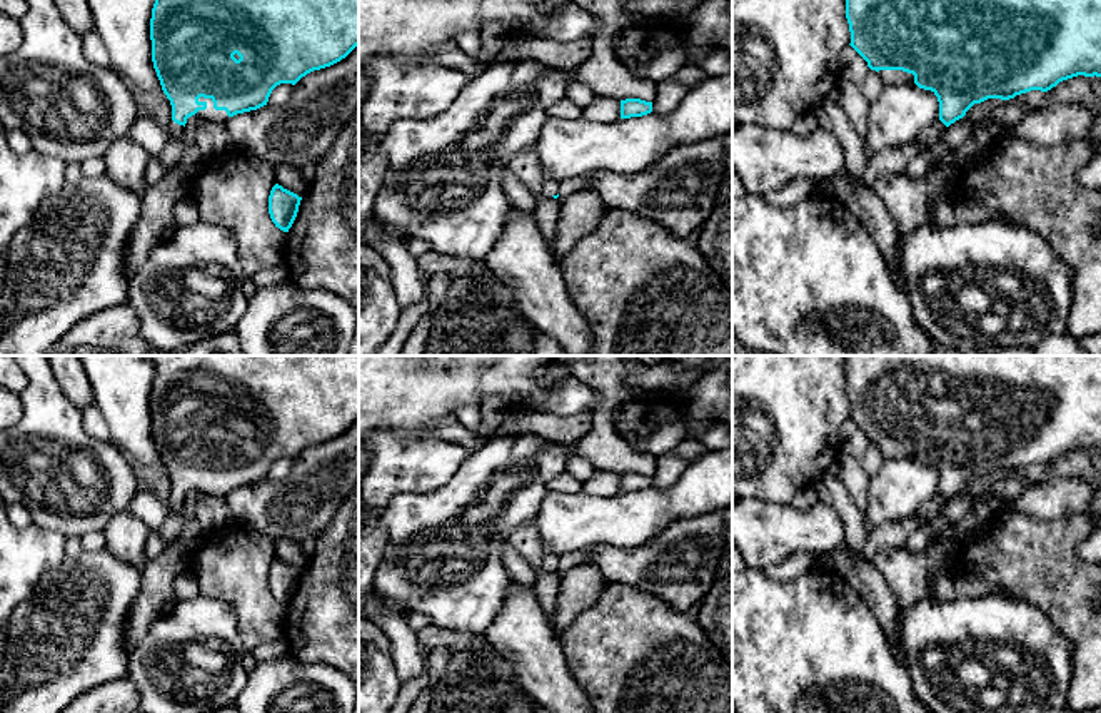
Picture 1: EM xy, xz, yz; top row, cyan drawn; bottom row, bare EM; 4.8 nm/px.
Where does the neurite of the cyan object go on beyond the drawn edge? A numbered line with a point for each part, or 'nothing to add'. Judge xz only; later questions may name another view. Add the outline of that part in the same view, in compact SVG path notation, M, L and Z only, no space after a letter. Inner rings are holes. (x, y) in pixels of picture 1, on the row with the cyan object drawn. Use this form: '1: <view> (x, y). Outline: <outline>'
1: xz (549, 186). Outline: M542 174L542 195L552 197L559 194L559 182L554 180L550 175Z

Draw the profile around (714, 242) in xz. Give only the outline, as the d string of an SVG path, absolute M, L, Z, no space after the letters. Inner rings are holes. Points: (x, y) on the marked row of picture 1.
M732 132L724 137L722 184L696 247L732 294Z

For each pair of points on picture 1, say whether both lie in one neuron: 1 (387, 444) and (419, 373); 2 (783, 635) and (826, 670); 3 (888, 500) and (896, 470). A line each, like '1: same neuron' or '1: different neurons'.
1: same neuron
2: same neuron
3: same neuron

